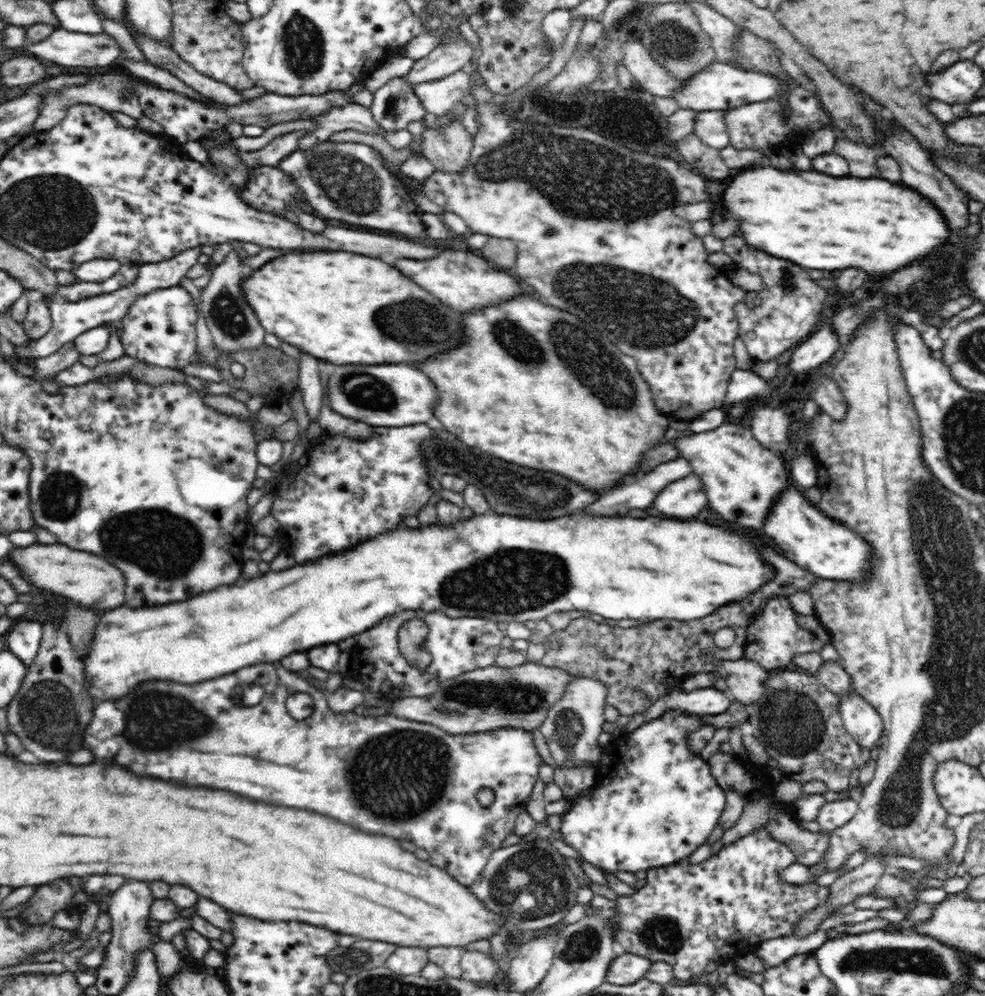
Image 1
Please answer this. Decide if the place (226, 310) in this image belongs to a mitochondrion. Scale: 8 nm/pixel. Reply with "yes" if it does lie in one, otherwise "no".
yes

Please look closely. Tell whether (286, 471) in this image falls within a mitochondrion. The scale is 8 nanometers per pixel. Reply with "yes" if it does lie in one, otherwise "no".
no

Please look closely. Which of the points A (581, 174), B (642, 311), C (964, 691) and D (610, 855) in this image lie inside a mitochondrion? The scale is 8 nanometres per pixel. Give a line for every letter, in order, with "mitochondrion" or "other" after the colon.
A: mitochondrion
B: mitochondrion
C: mitochondrion
D: other

